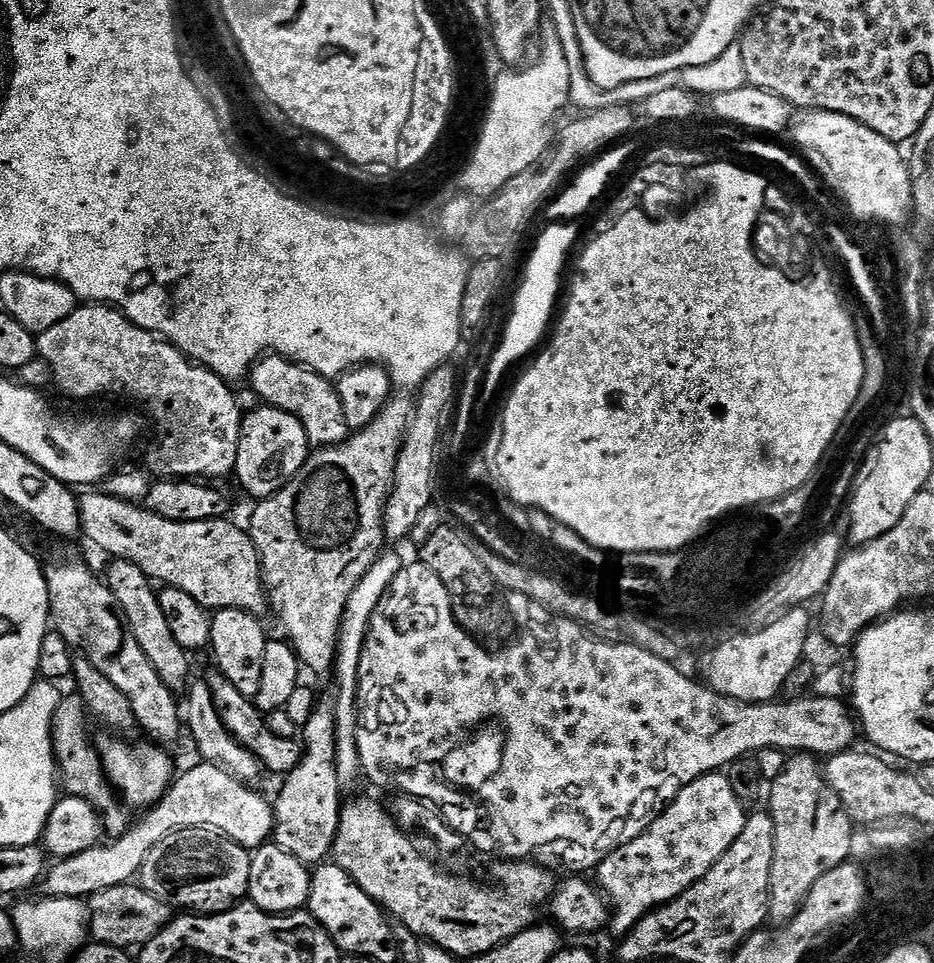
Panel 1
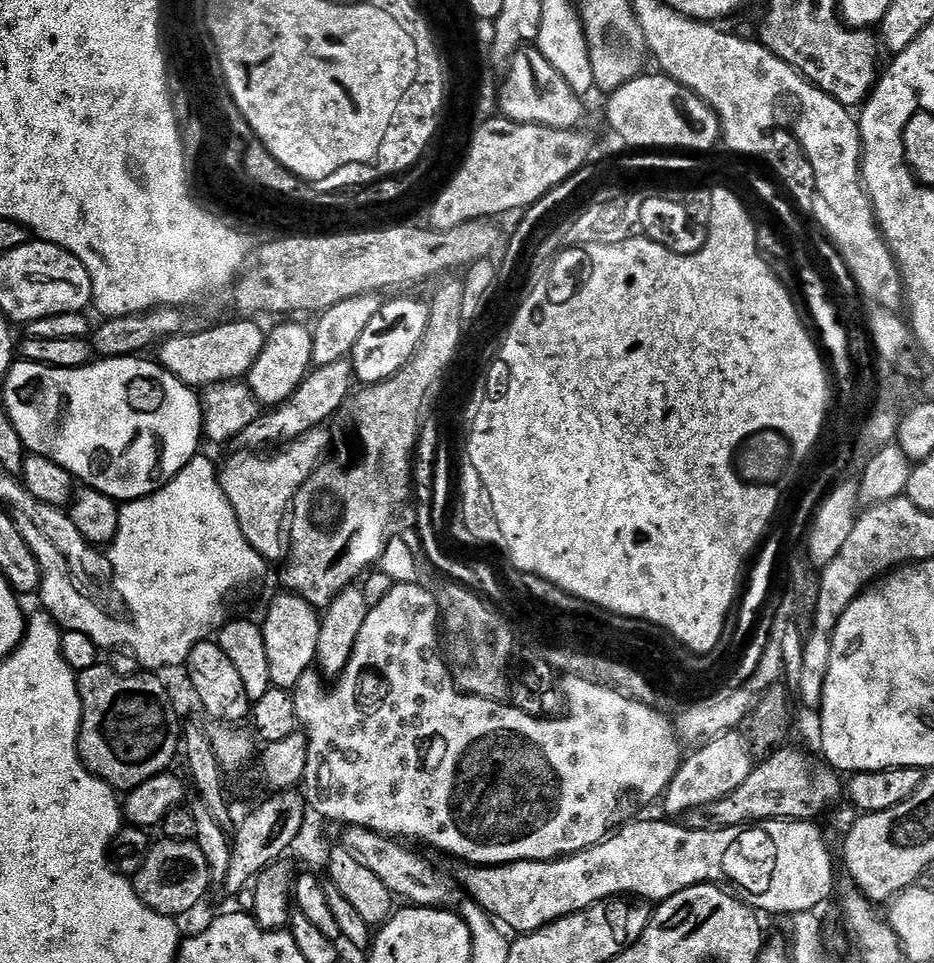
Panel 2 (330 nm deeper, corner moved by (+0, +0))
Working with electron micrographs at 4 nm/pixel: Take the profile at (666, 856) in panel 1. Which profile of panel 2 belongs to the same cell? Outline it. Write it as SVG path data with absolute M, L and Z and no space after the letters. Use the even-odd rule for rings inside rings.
M739 731L725 732L723 736L713 736L707 742L701 743L693 752L696 753L689 760L687 757L681 763L670 786L663 794L662 805L664 804L665 810L669 812L667 813L669 817L683 817L696 808L718 802L734 794L734 790L738 790L738 786L746 782L746 778L754 767L754 761L748 751L748 743Z

